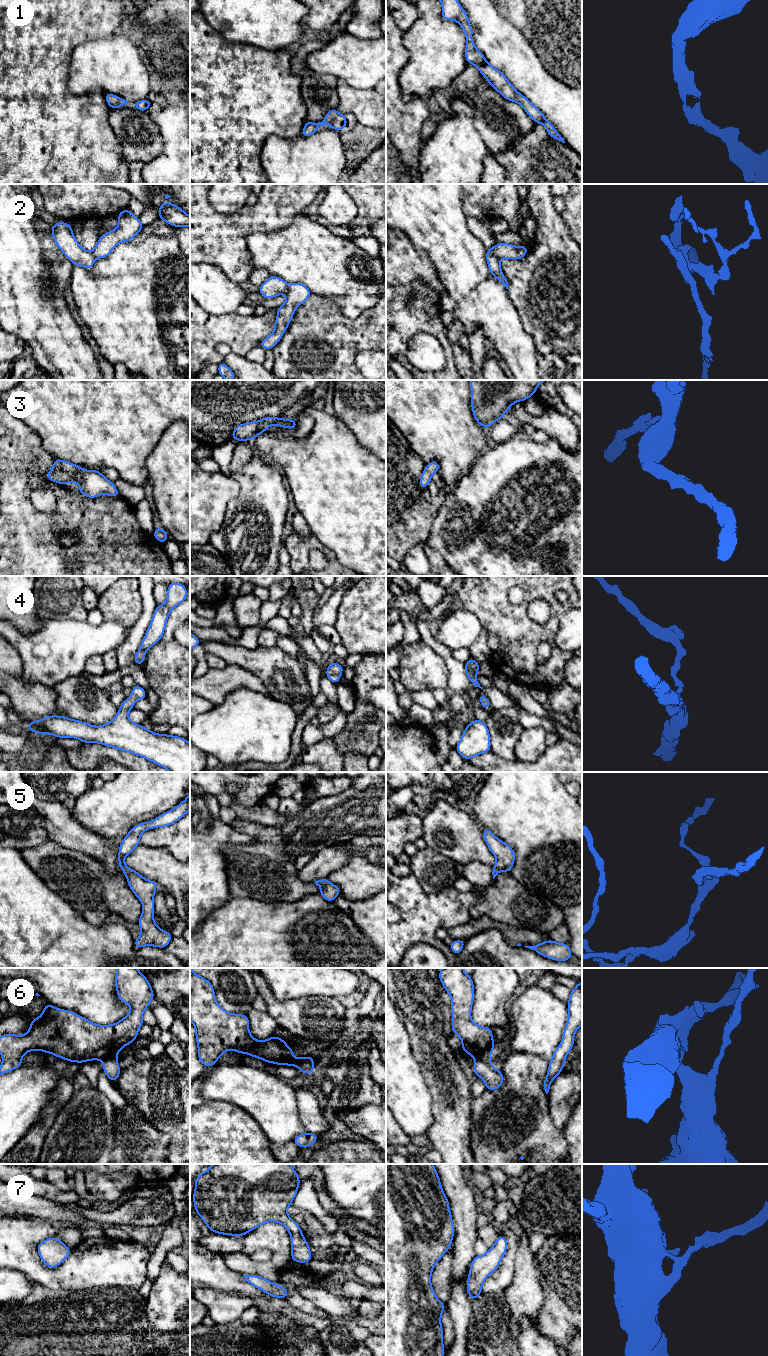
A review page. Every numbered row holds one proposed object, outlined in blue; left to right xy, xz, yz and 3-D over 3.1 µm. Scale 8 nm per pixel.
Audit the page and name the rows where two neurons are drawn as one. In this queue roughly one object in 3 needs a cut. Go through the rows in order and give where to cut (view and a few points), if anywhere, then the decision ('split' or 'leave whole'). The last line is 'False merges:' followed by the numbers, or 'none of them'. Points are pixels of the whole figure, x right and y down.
1: cut none; leave whole
2: cut yz (487, 254), (494, 255), (499, 259); split
3: cut none; leave whole
4: cut none; leave whole
5: cut none; leave whole
6: cut xy (116, 1054), (103, 1060); split
7: cut none; leave whole
False merges: 2, 6

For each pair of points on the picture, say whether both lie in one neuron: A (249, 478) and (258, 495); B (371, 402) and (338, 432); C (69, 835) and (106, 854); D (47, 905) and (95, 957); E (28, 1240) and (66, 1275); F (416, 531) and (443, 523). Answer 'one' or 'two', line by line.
A: one
B: two
C: one
D: one
E: one
F: two

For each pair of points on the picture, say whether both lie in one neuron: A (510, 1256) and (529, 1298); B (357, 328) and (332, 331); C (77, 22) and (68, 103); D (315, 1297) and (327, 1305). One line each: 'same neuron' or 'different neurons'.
A: different neurons
B: same neuron
C: same neuron
D: same neuron

